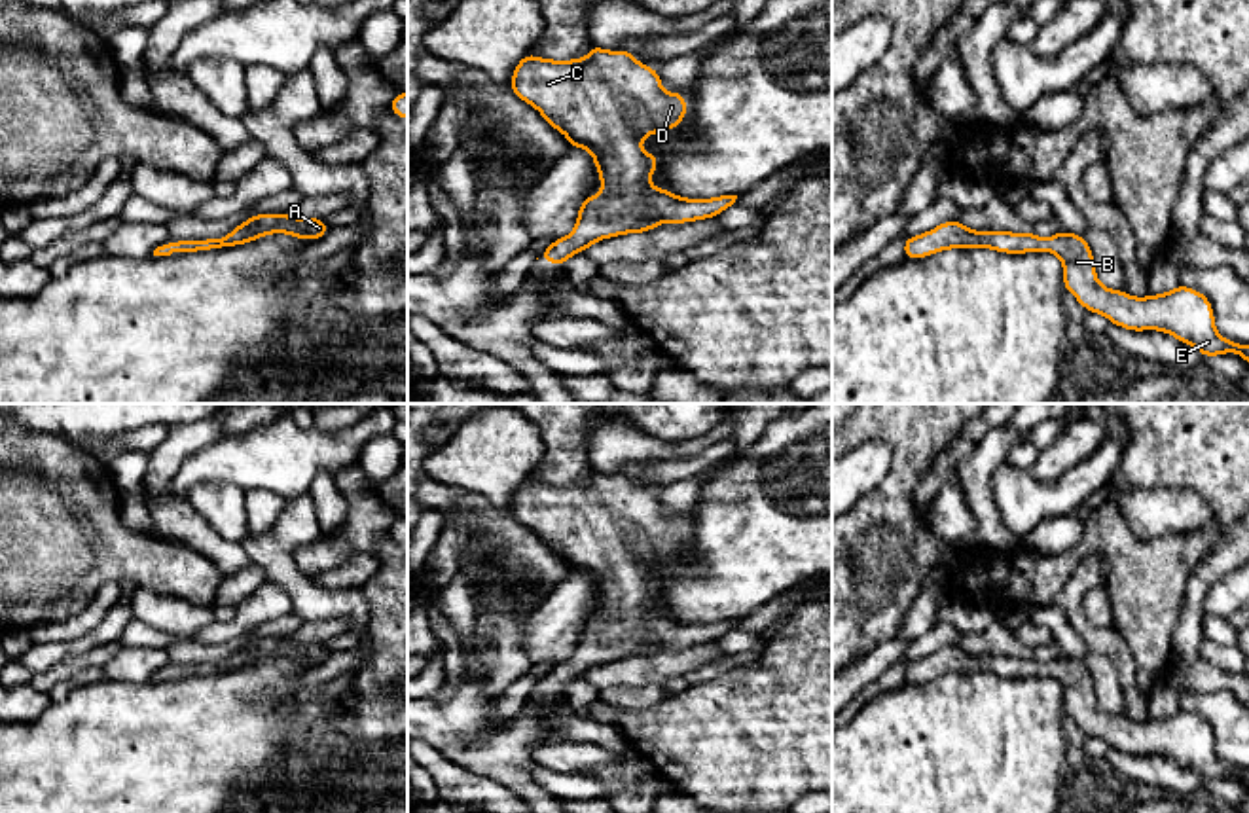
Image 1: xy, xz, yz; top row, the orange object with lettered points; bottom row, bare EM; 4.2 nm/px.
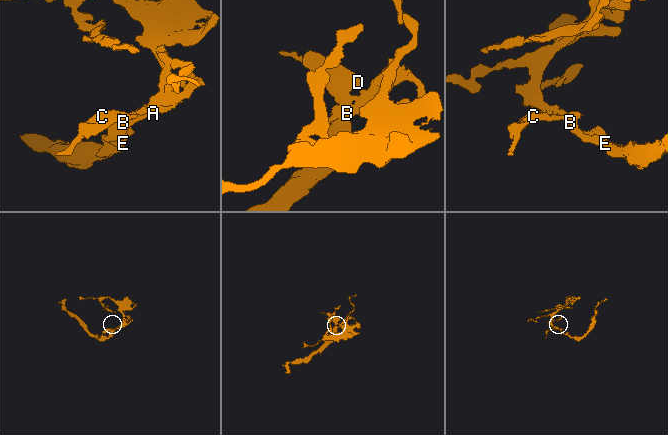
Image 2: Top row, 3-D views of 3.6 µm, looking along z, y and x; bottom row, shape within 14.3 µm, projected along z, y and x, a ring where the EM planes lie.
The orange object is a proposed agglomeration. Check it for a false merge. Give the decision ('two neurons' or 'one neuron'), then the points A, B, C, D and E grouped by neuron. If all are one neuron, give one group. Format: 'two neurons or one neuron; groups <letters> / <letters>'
one neuron; groups A B C D E

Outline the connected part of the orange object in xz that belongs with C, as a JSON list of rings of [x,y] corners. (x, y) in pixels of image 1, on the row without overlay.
[[[591,470],[589,479],[572,485],[552,485],[527,478],[516,491],[510,506],[512,515],[534,531],[542,542],[561,555],[572,572],[591,576],[601,601],[601,620],[593,618],[578,633],[574,654],[538,680],[563,690],[572,678],[584,677],[595,665],[625,658],[643,658],[660,648],[684,648],[715,642],[732,631],[737,620],[713,623],[684,623],[665,612],[652,612],[650,603],[660,584],[641,574],[646,559],[665,557],[682,548],[686,523],[682,517],[667,517],[658,495],[641,489],[629,476],[606,476]]]

